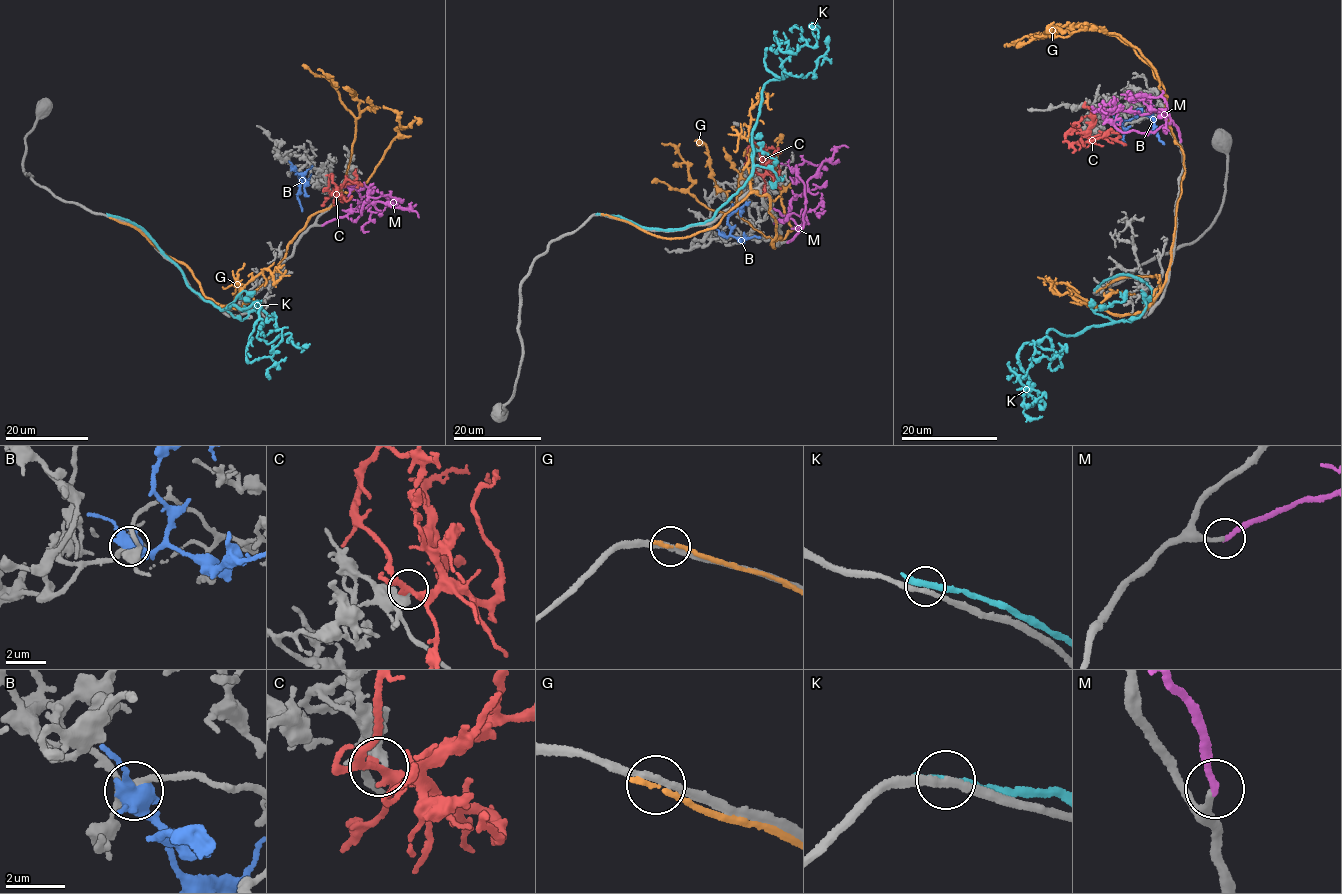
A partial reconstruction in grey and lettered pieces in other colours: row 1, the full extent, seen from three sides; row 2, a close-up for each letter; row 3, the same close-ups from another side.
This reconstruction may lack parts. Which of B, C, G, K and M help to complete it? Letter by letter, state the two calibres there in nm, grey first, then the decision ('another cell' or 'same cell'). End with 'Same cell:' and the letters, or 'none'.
B: calibres 190 and 480 nm; another cell
C: calibres 280 and 240 nm; another cell
G: calibres 240 and 220 nm; another cell
K: calibres 240 and 260 nm; another cell
M: calibres 220 and 240 nm; same cell
Same cell: M

